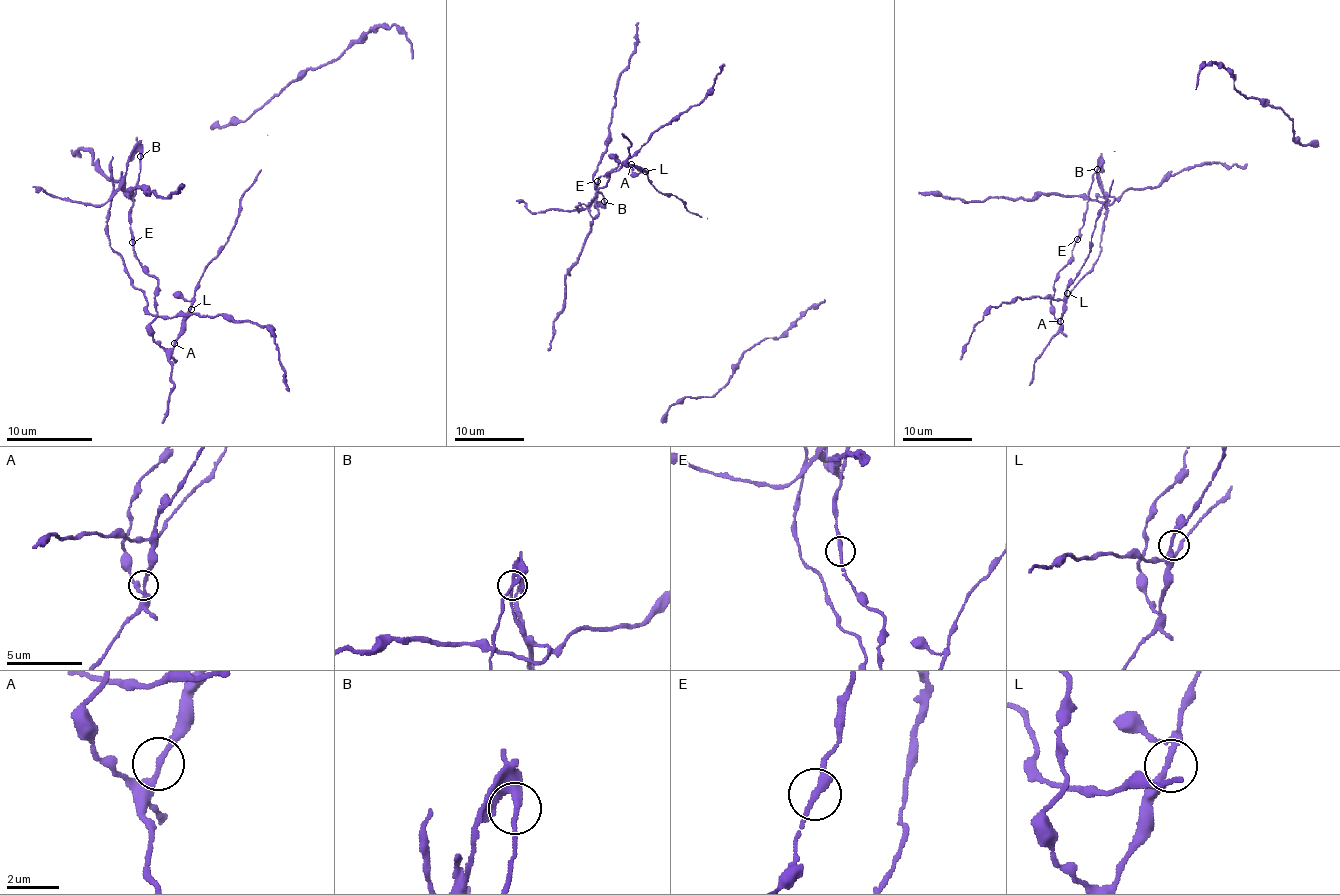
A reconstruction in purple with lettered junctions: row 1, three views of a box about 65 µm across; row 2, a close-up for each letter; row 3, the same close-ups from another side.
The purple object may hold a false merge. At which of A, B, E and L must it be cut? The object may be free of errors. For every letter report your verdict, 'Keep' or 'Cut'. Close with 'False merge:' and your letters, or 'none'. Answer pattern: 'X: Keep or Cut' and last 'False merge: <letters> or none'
A: Keep
B: Cut
E: Keep
L: Keep
False merge: B

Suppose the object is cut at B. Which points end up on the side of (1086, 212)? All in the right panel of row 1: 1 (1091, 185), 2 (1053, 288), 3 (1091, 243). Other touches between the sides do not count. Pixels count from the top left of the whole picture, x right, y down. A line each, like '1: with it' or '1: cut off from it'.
1: with it
2: with it
3: with it

